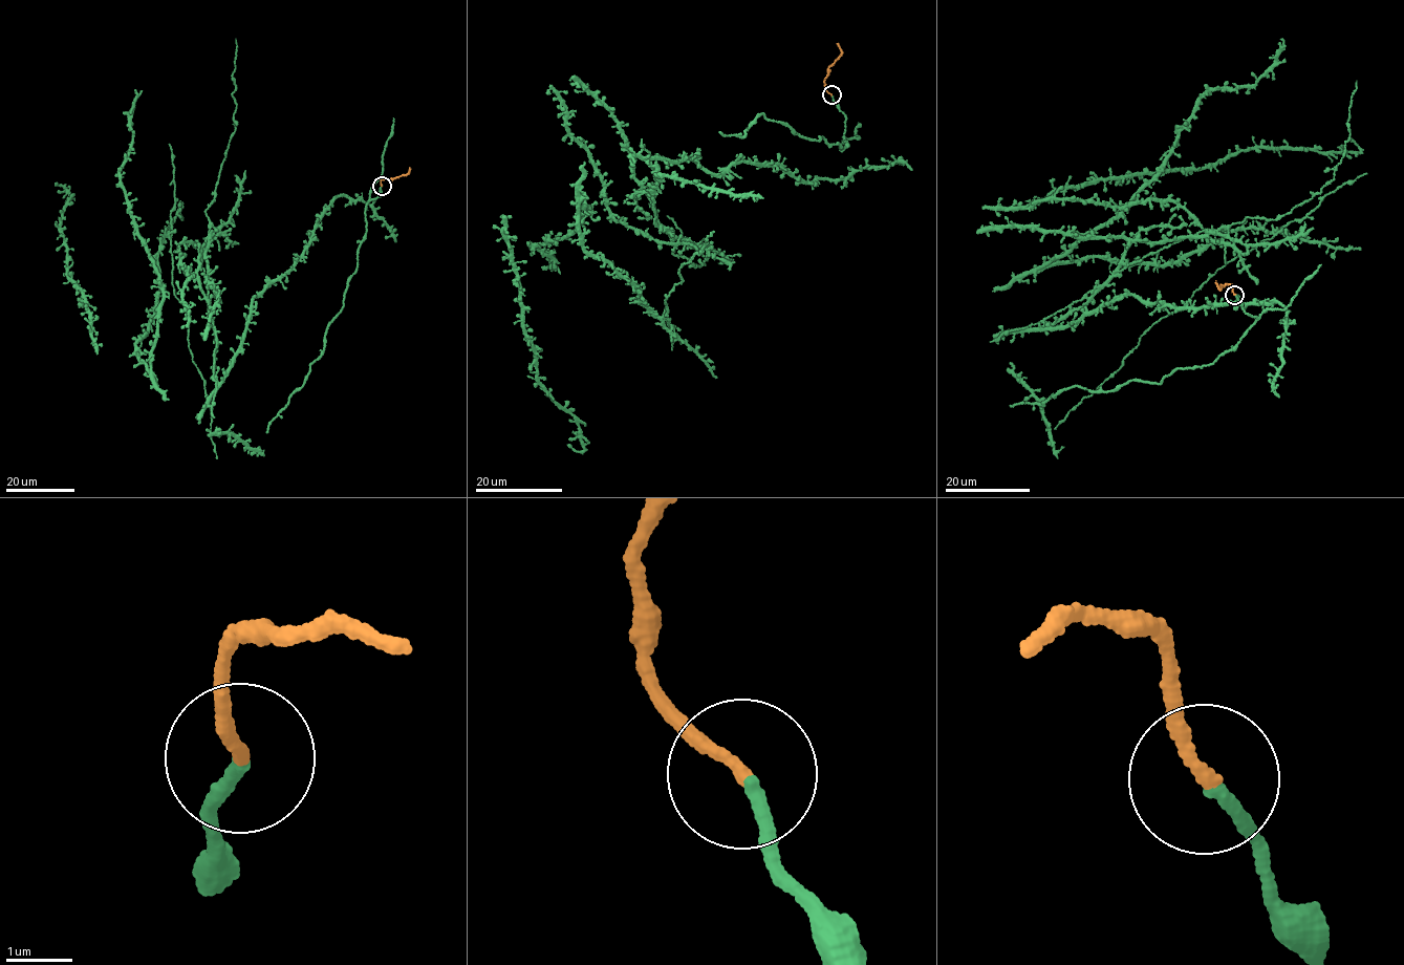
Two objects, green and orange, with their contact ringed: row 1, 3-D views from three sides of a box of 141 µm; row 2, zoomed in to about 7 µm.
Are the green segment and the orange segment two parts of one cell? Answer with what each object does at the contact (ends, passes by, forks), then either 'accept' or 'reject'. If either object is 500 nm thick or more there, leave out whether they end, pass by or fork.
green ends | orange ends | accept

